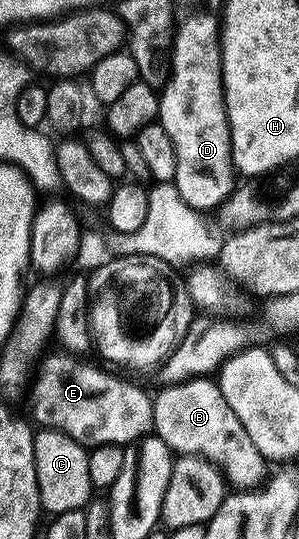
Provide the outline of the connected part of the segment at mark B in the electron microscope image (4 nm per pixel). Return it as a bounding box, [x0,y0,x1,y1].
[152,377,267,488]

